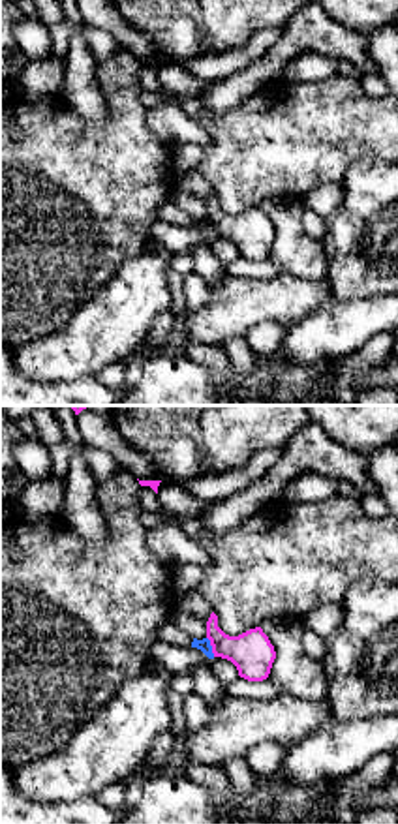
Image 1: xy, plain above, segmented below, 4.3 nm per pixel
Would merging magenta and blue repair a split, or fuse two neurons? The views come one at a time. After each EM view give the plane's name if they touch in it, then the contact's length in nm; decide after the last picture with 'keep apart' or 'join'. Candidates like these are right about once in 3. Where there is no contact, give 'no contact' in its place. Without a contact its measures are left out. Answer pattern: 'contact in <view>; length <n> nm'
contact in xy; length 90 nm

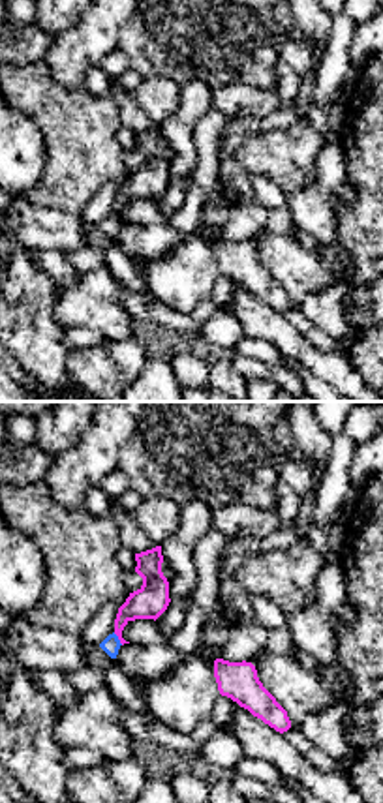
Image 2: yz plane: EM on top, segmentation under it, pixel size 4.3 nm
contact in yz; length 70 nm

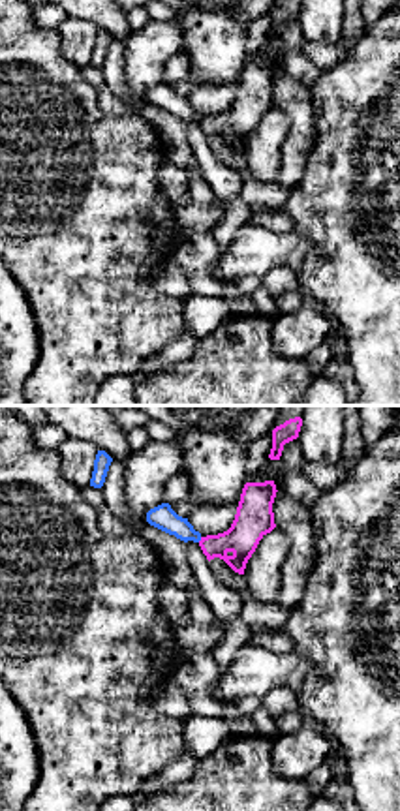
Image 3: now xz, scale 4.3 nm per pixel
contact in xz; length 30 nm

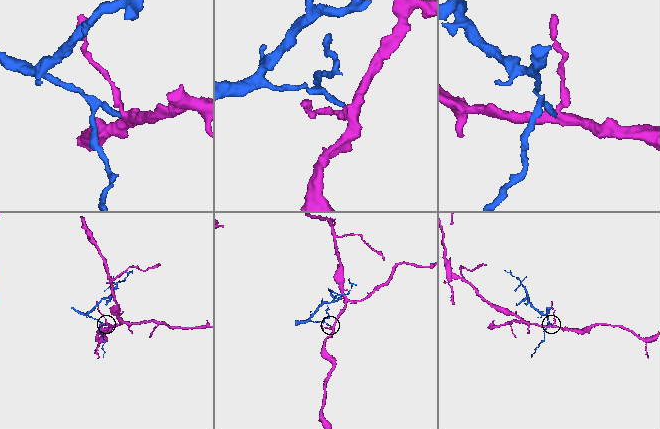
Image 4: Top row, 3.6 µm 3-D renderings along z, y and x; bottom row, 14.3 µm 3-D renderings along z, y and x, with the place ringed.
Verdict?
keep apart

